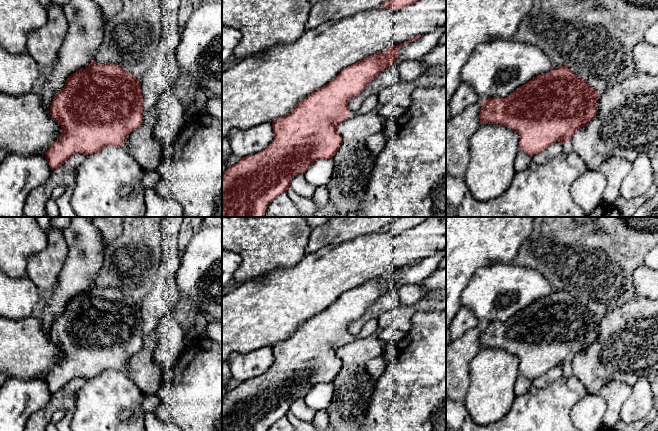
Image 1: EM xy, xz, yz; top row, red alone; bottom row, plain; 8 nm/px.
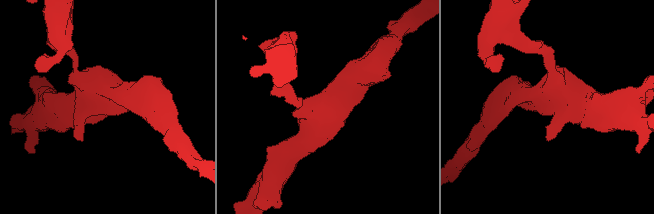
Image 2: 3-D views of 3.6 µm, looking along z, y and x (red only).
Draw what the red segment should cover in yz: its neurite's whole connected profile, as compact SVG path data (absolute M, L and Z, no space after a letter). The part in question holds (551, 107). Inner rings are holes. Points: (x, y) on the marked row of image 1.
M567 66L553 67L526 84L520 86L505 98L494 97L482 102L479 118L481 125L503 125L519 134L519 150L533 156L555 142L562 143L562 152L573 150L574 133L588 125L598 110L599 94L582 77L578 77Z

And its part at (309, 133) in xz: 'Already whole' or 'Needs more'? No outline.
Needs more

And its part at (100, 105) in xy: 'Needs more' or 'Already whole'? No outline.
Needs more

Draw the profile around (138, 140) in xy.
M157 108L143 109L141 126L128 135L130 154L143 170L157 170L163 158L163 146L155 135L159 122Z

